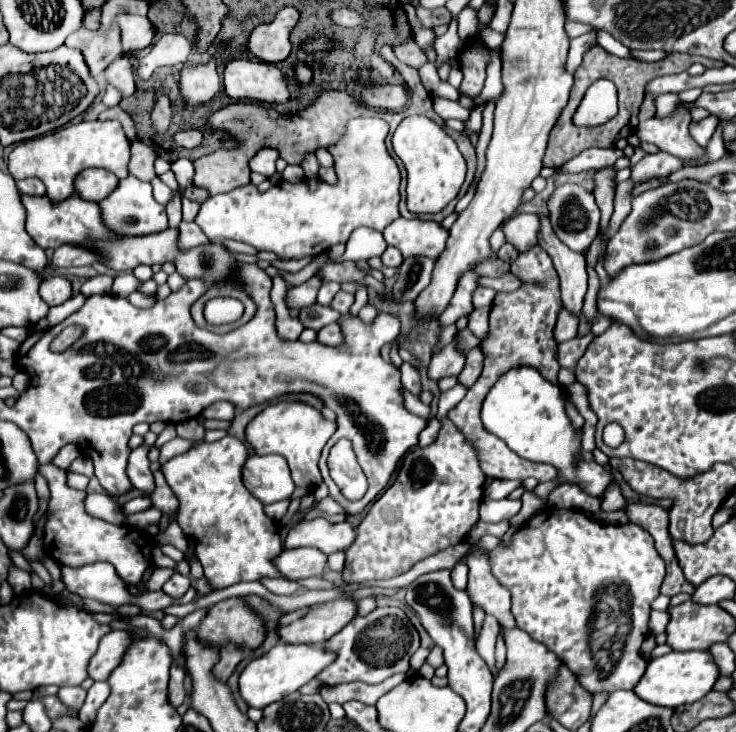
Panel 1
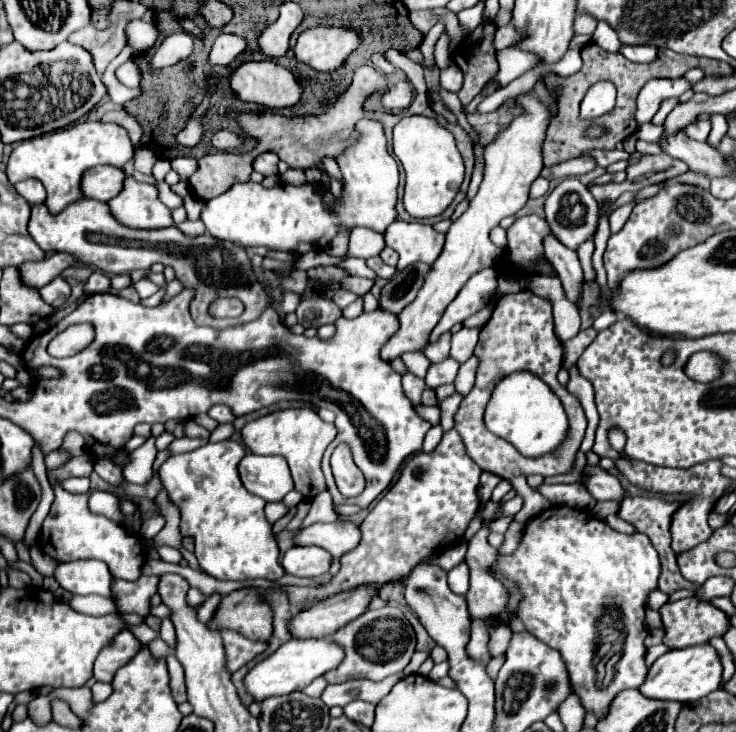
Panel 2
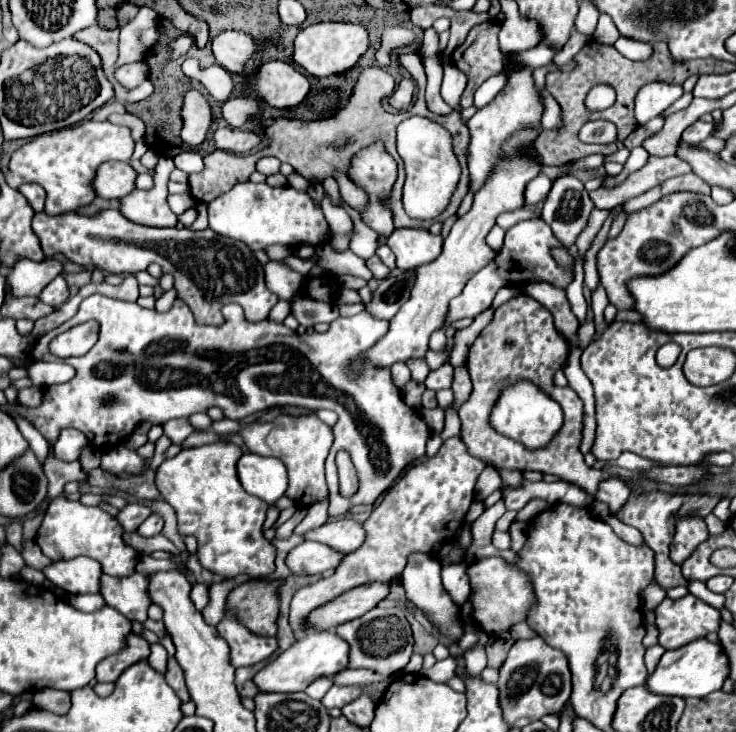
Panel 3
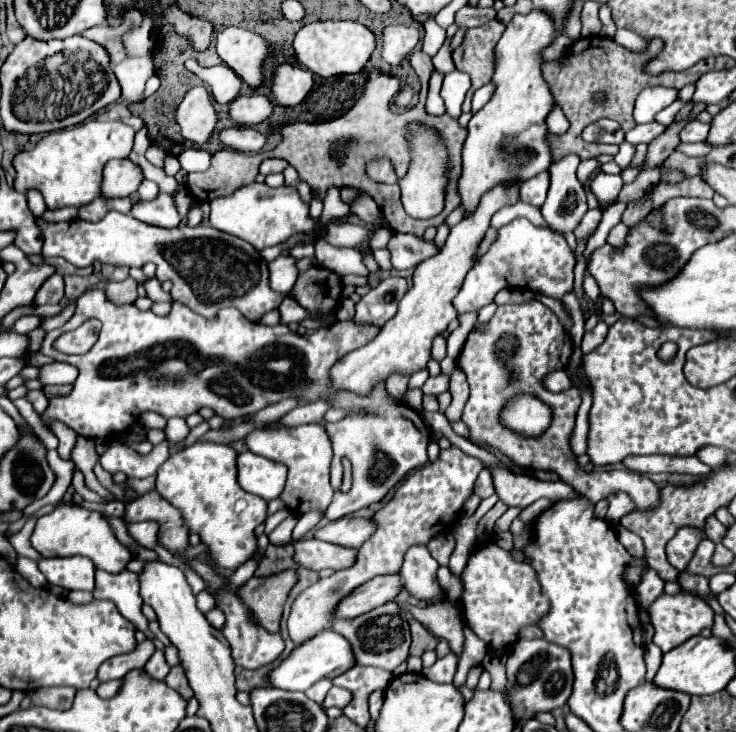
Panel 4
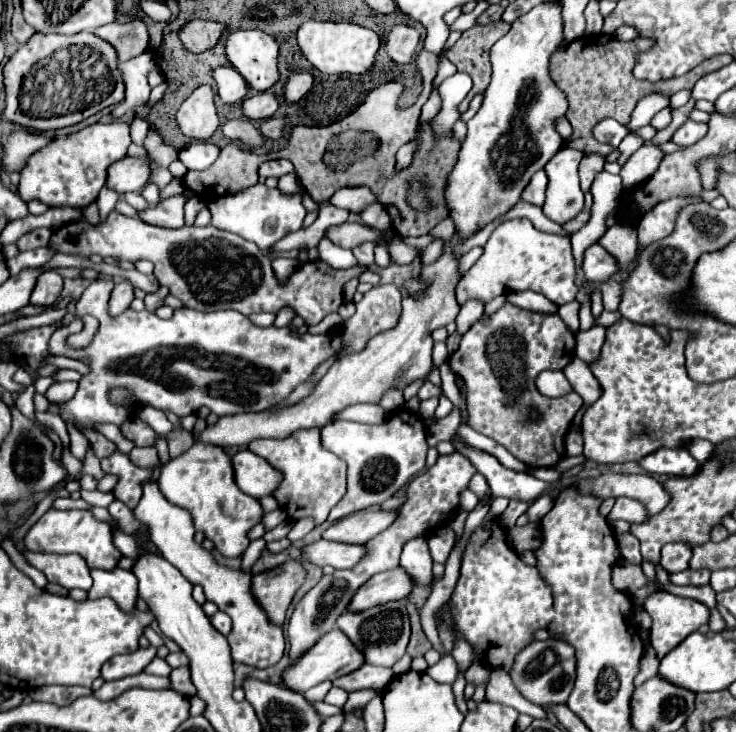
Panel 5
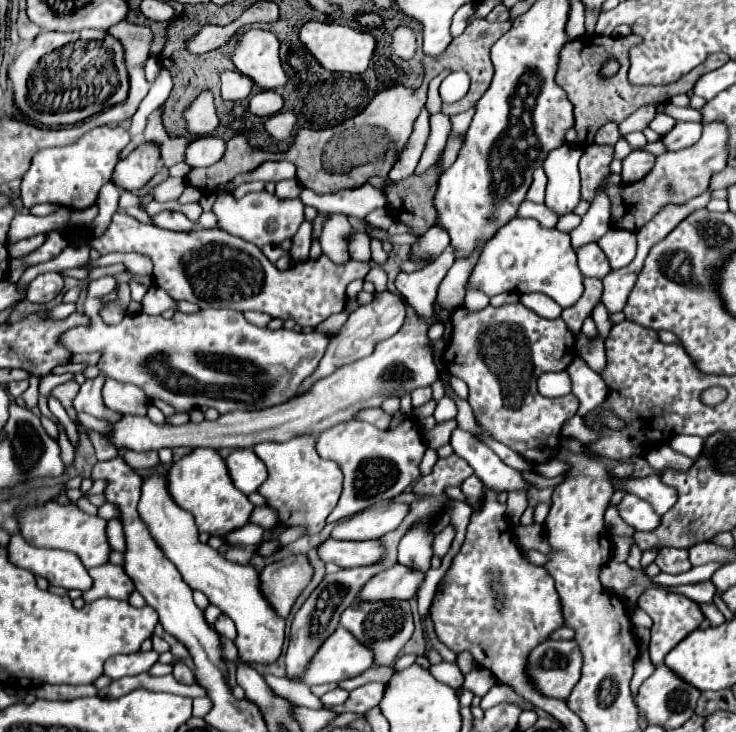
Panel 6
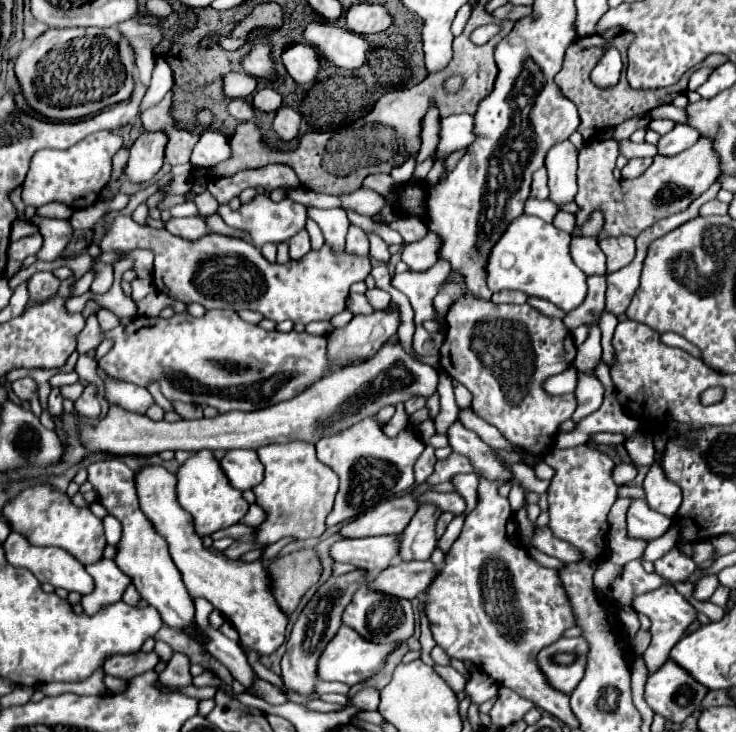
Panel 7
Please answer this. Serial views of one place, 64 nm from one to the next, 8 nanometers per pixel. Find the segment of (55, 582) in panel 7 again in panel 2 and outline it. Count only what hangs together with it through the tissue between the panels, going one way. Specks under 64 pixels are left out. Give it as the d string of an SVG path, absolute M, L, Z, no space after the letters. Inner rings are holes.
M76 560L58 564L54 578L72 594L98 594L112 598L112 574L102 560Z

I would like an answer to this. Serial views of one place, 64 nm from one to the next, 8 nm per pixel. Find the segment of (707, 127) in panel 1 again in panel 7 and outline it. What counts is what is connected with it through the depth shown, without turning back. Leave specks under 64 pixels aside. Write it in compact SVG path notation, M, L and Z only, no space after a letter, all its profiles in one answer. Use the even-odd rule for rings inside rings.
M676 124L672 132L668 132L660 138L658 154L674 156L674 154L690 148L692 144L696 144L698 138L700 138L700 132L696 132L696 128L692 128L688 124Z

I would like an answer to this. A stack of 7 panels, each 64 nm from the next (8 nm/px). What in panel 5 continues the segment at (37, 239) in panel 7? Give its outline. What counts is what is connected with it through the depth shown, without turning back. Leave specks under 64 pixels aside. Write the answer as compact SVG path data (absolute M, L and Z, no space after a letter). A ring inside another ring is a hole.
M32 230L28 234L24 234L16 244L20 248L20 252L26 252L26 250L36 250L36 248L42 248L48 244L48 238L50 238L50 230Z

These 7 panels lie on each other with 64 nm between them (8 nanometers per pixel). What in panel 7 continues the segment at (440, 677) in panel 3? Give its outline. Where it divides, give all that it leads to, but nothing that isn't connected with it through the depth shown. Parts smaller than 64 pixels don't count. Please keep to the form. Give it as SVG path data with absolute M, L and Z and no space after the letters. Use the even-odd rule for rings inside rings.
M434 666L434 672L438 672L438 676L442 676L442 680L454 690L454 692L462 692L464 690L464 684L466 684L466 678L454 670L452 666Z

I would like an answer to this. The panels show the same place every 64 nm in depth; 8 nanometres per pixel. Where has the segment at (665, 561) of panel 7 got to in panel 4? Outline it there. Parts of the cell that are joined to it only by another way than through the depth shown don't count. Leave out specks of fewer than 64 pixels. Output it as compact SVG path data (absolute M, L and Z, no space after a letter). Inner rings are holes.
M684 526L676 532L676 536L668 542L666 546L666 554L668 554L668 562L678 568L684 570L696 550L696 546L704 540L704 532L700 528L692 528L692 526Z

